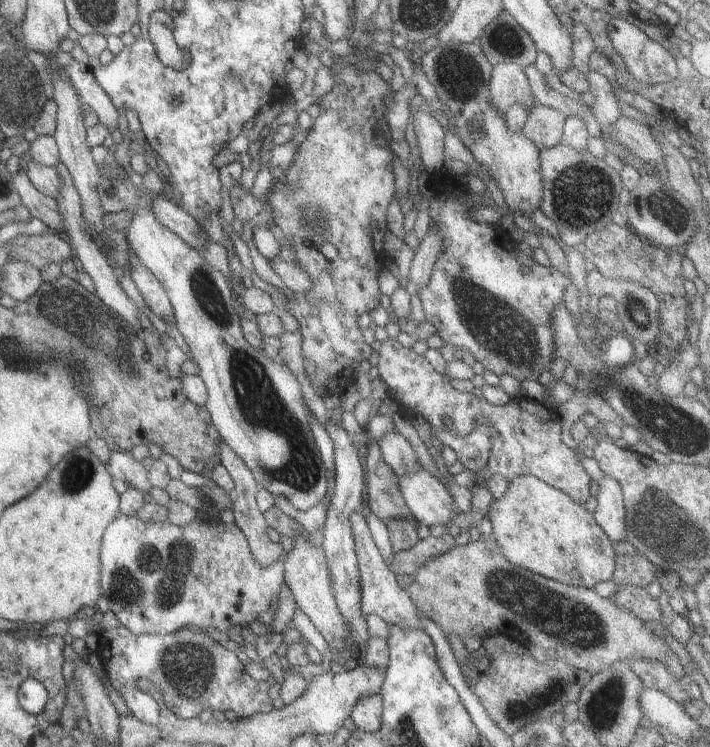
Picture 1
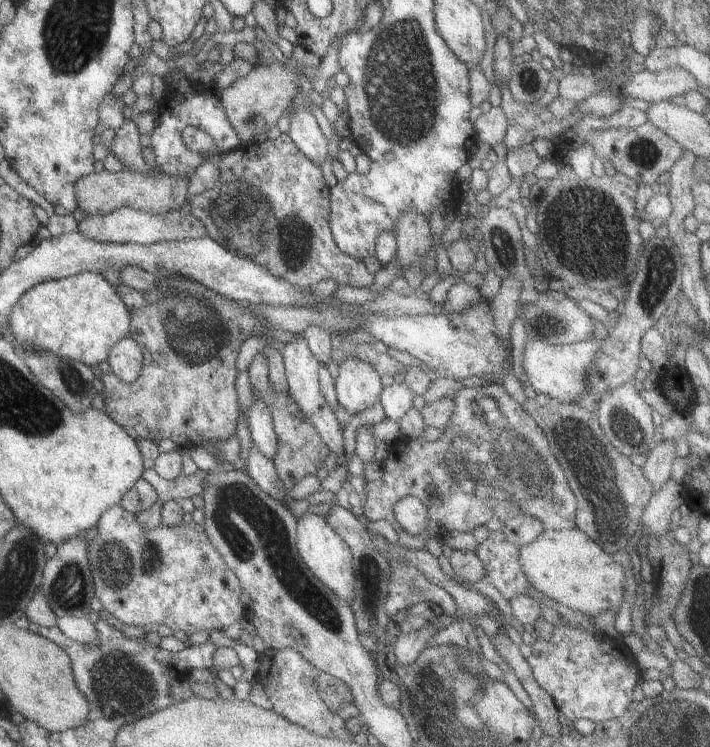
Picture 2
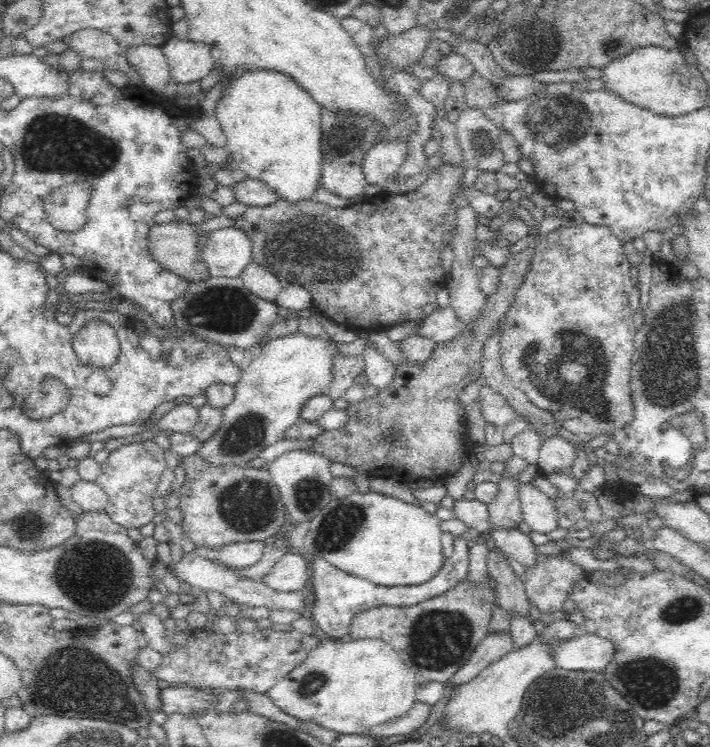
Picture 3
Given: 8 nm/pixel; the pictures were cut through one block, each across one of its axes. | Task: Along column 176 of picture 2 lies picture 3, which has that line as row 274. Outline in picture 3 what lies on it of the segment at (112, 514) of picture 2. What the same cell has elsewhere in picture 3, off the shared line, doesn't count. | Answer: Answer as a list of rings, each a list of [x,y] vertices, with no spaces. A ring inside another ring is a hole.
[[[583,222],[572,227],[560,227],[555,231],[538,236],[534,245],[534,254],[530,261],[528,272],[524,276],[520,289],[516,291],[502,324],[499,344],[501,365],[511,383],[526,393],[532,404],[548,411],[560,423],[560,426],[566,428],[566,430],[570,430],[570,432],[578,436],[586,434],[599,436],[606,432],[613,434],[614,431],[625,428],[627,424],[630,424],[634,412],[630,377],[632,356],[634,354],[633,340],[637,330],[633,325],[633,311],[628,305],[628,295],[632,292],[634,284],[630,275],[630,261],[627,258],[627,254],[623,253],[623,242],[616,238],[610,228],[592,226]]]

